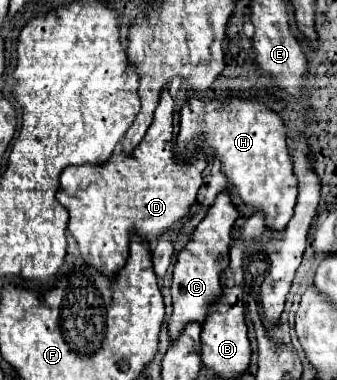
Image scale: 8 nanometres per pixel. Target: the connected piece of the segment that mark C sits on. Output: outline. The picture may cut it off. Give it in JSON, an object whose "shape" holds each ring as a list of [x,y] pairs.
{"shape":[[[222,193],[216,197],[214,205],[208,209],[208,215],[202,219],[202,223],[196,227],[190,243],[180,251],[178,261],[174,265],[174,279],[172,279],[172,301],[174,301],[174,311],[168,321],[168,333],[170,339],[176,341],[182,329],[196,321],[204,323],[212,303],[222,295],[220,287],[220,275],[230,263],[230,243],[232,243],[232,225],[238,217],[238,211],[234,203],[230,201],[228,193]]]}

